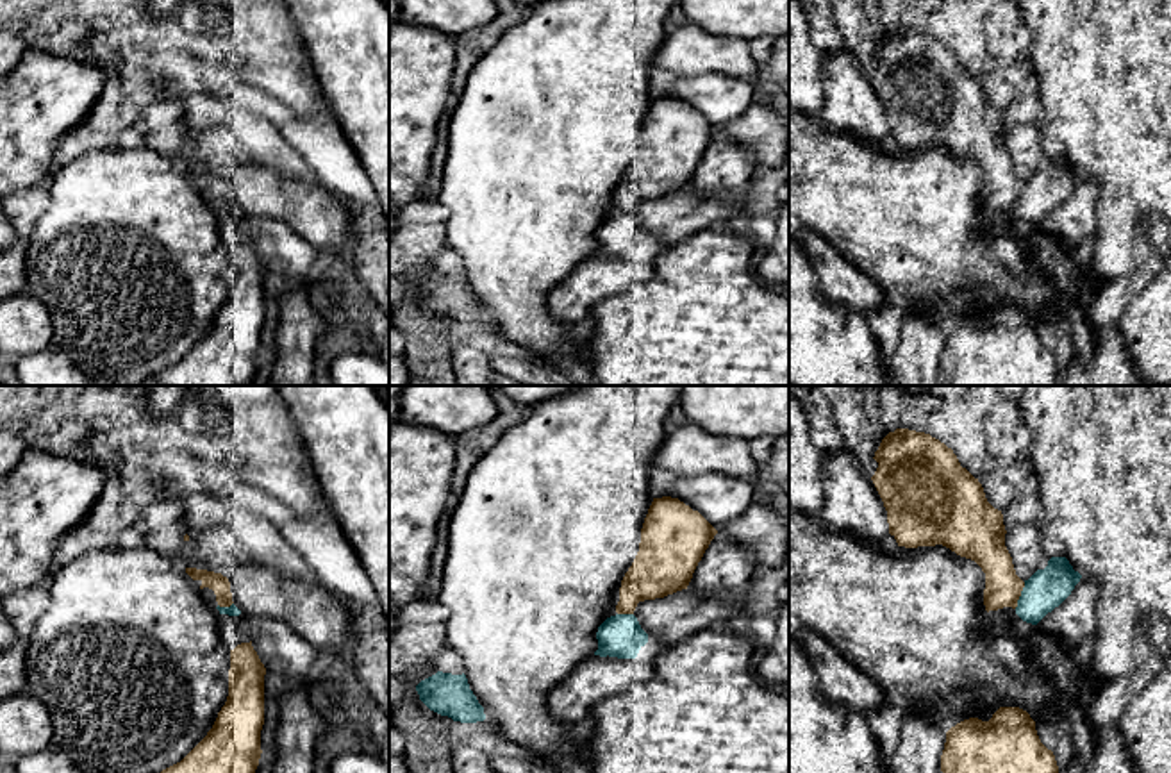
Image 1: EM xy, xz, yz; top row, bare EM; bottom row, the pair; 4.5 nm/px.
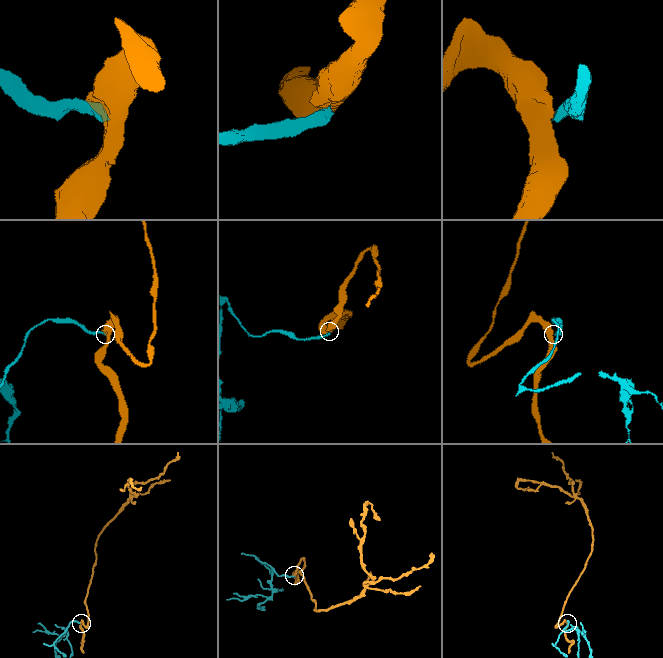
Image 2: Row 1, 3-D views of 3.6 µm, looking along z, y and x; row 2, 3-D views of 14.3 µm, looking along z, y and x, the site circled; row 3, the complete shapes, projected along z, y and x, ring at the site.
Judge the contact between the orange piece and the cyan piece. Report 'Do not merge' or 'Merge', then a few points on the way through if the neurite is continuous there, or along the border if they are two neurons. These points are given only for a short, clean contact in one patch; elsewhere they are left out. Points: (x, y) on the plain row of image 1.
Do not merge

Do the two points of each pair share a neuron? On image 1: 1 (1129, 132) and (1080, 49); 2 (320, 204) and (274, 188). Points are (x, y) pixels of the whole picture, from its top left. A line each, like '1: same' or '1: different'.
1: same
2: same

